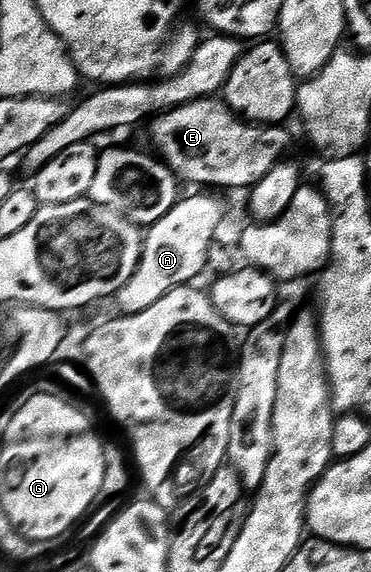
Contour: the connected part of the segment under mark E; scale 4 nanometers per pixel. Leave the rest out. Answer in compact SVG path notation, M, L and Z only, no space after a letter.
M219 98L194 100L162 112L150 121L149 127L154 151L176 177L191 184L208 184L211 190L250 189L251 185L261 182L273 166L280 164L291 148L291 136L286 127L252 124L237 116Z

